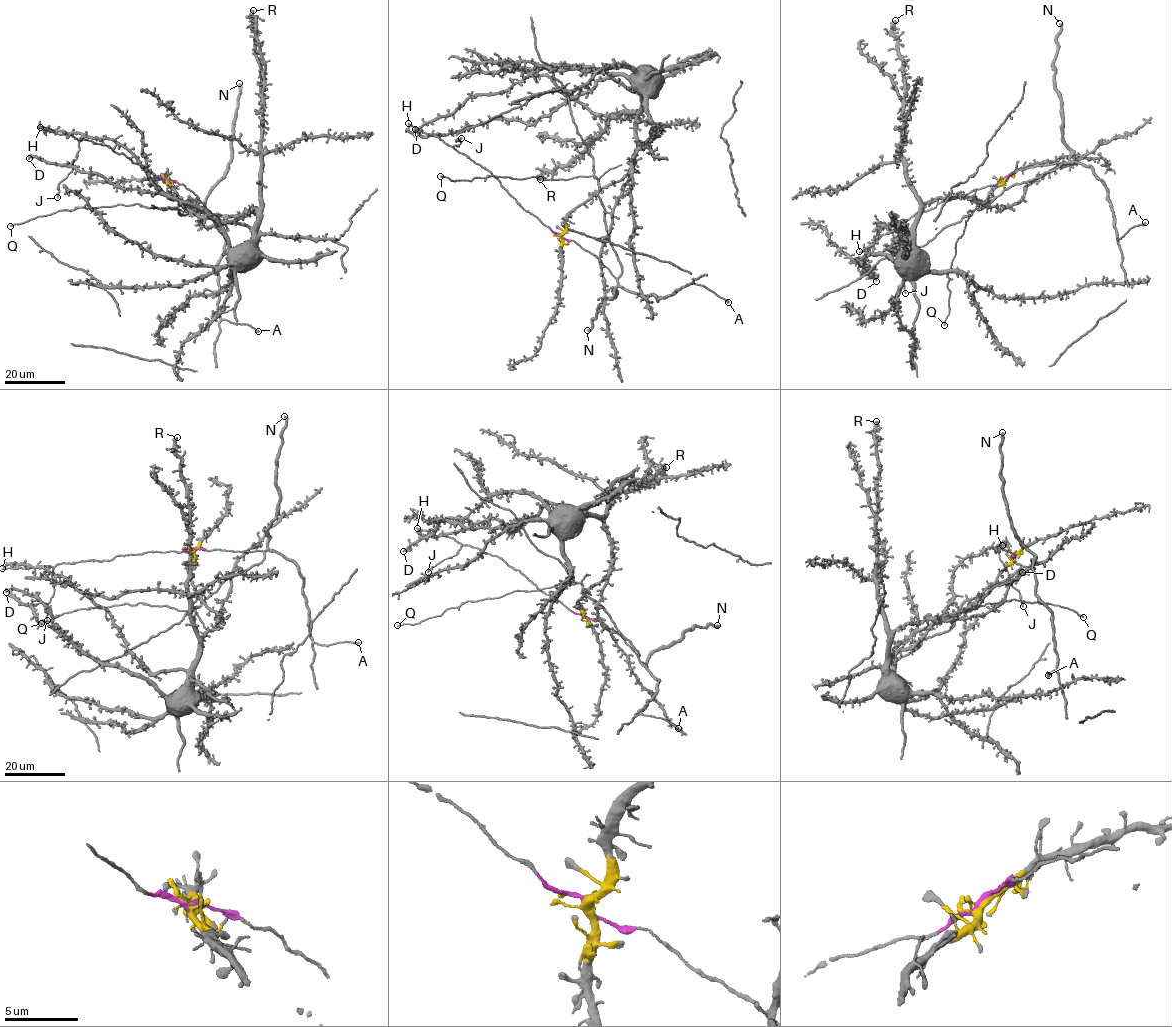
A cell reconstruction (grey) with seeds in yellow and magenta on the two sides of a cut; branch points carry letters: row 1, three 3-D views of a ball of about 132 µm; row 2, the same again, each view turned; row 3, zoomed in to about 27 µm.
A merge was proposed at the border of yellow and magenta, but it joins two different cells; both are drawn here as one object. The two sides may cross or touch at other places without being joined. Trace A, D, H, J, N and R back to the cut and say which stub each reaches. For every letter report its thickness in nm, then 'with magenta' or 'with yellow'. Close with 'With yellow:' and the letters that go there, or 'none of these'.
A: 340 nm thick; with magenta
D: 280 nm thick; with yellow
H: 220 nm thick; with magenta
J: 170 nm thick; with magenta
N: 400 nm thick; with magenta
R: 360 nm thick; with yellow
With yellow: D, R

